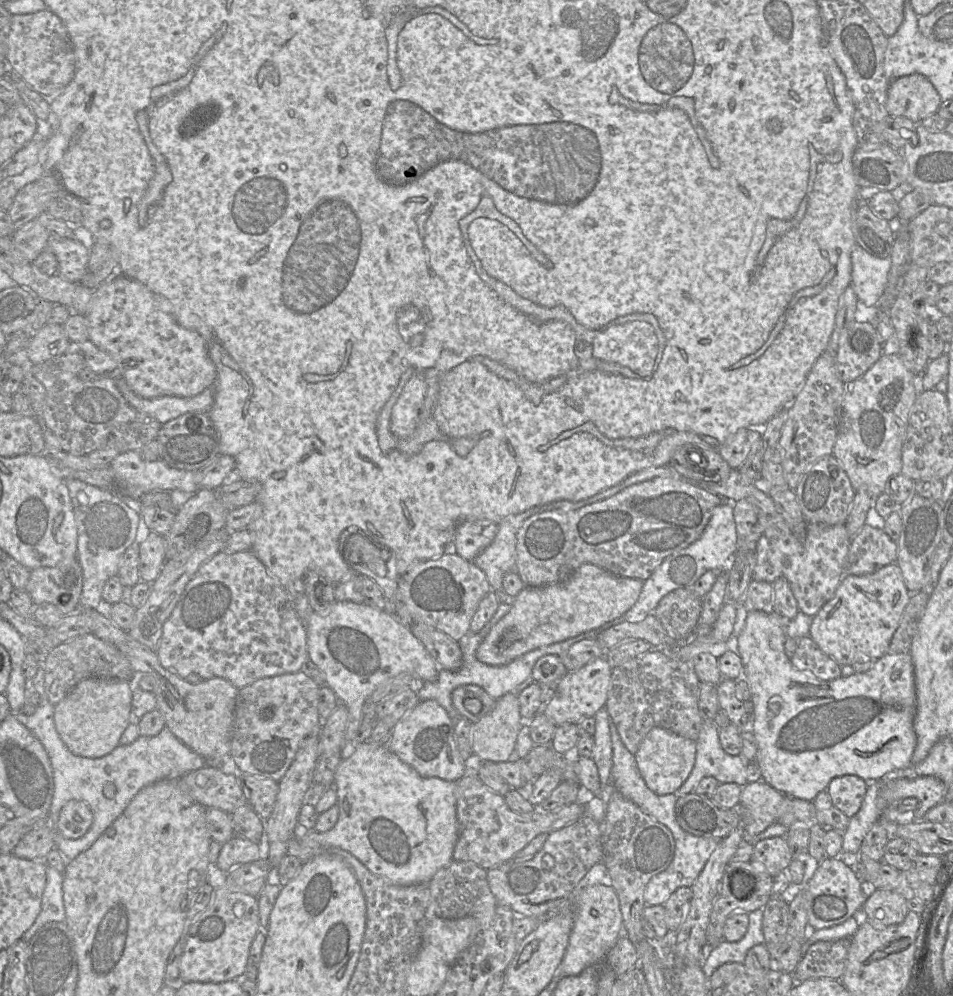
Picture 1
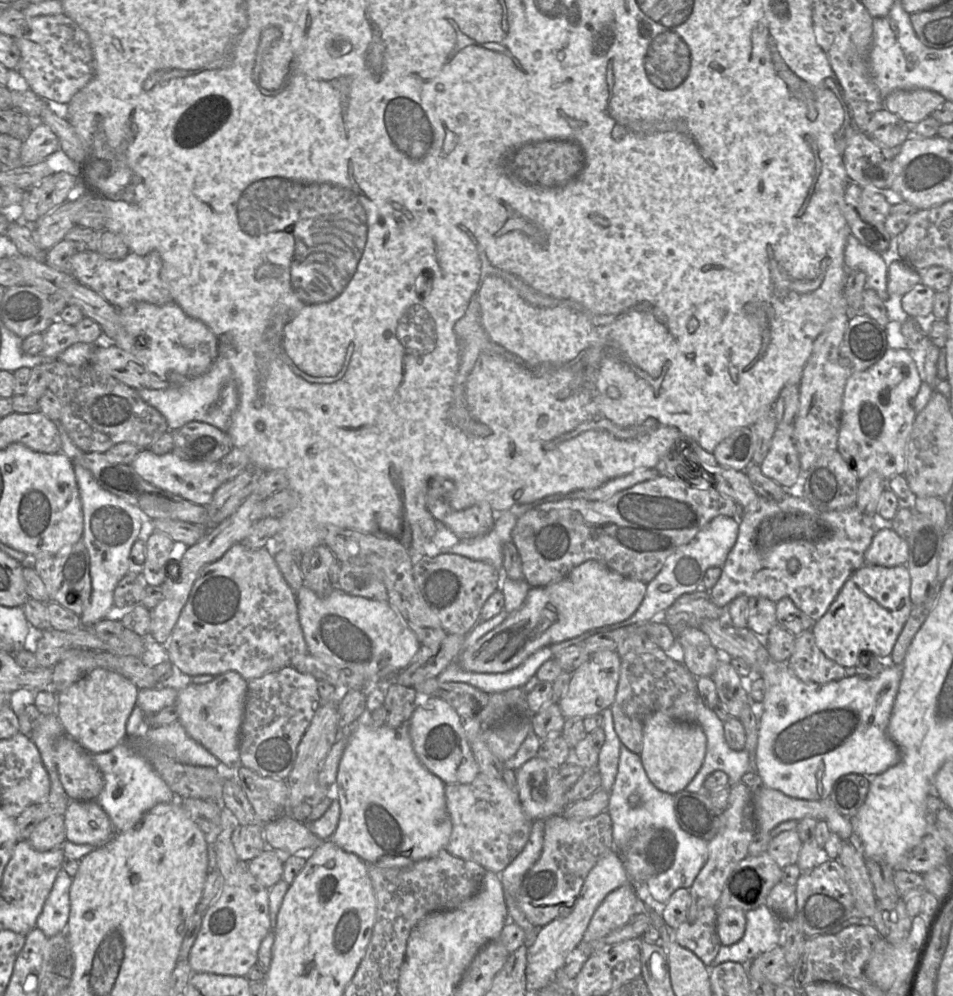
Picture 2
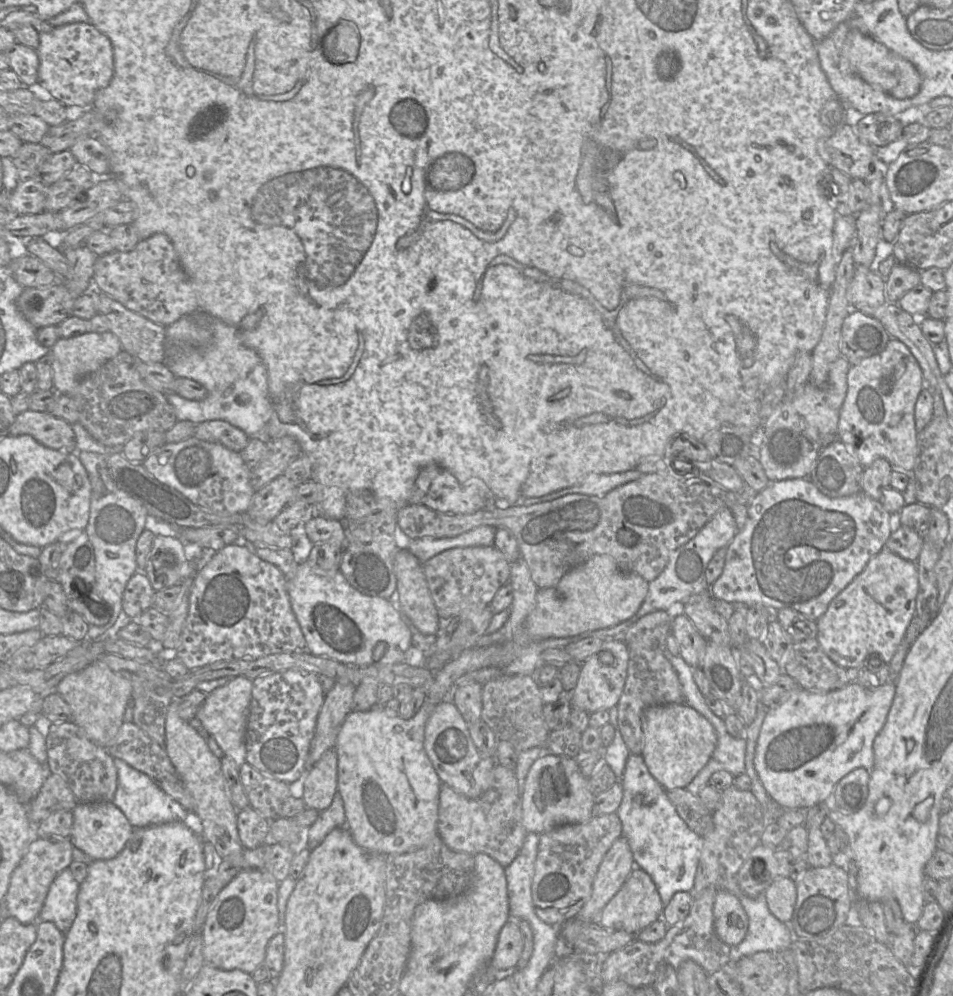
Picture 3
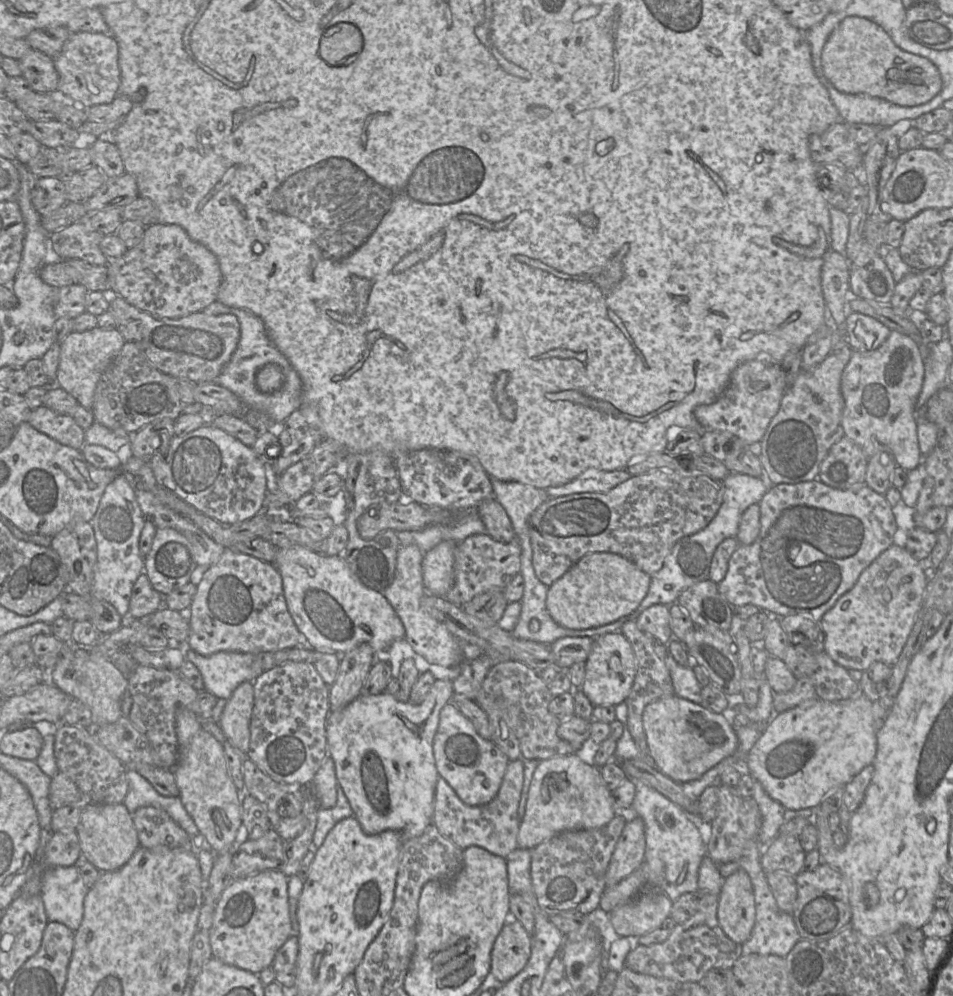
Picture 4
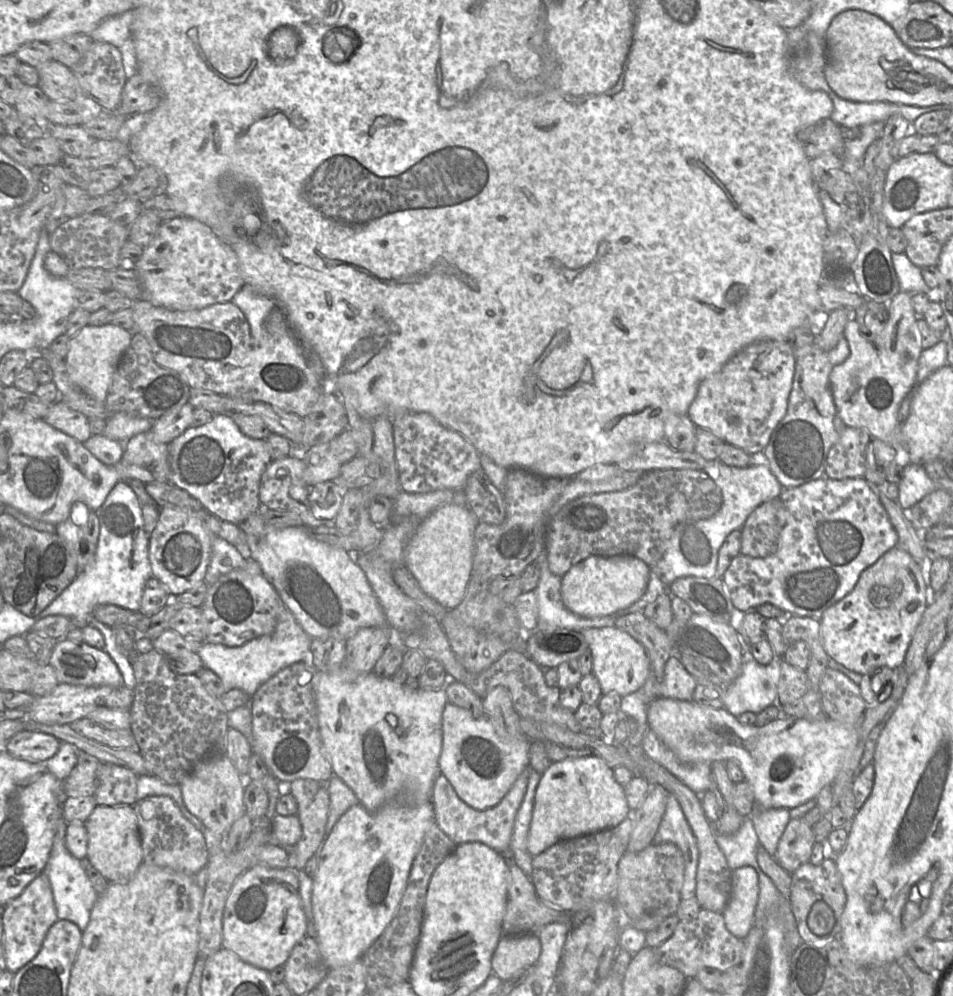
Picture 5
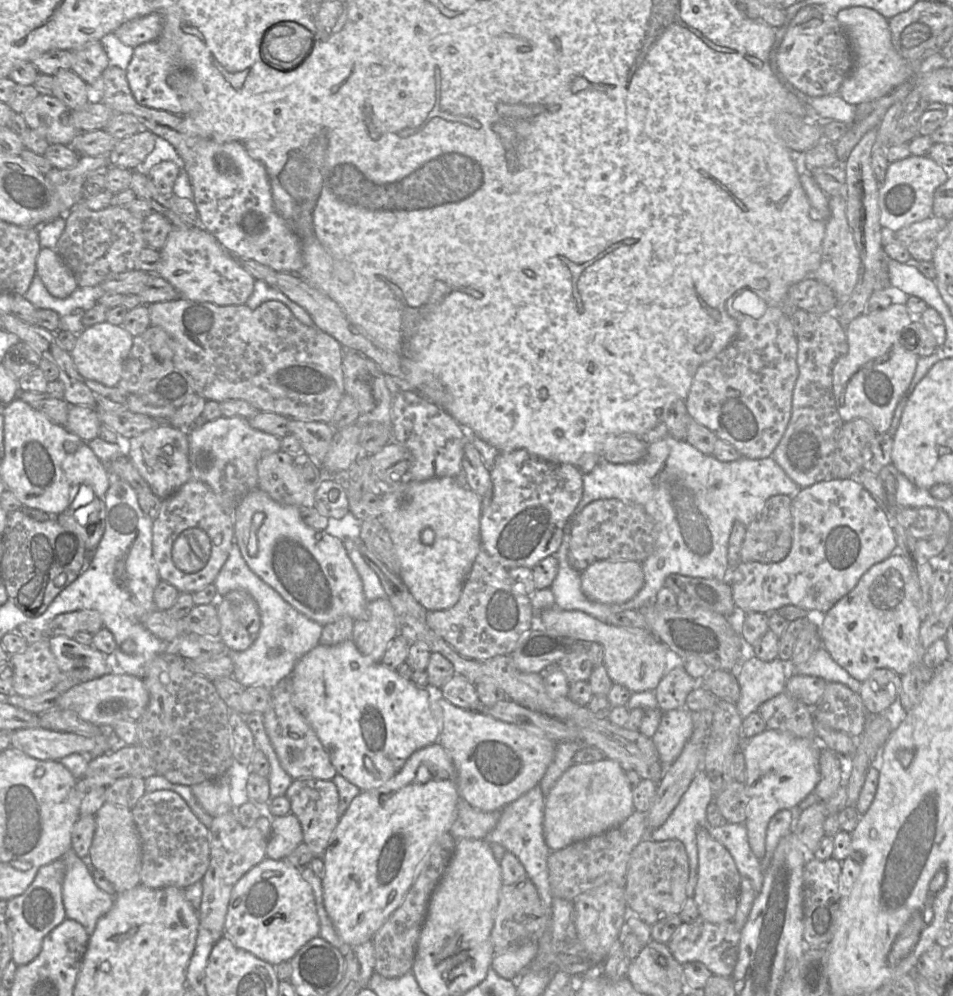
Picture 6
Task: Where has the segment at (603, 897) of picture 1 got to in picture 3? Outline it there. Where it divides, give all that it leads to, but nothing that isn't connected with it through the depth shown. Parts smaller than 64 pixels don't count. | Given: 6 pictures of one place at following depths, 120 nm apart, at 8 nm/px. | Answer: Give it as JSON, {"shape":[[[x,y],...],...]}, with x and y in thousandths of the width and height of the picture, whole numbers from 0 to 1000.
{"shape":[[[665,870],[652,893],[631,914],[629,928],[634,932],[644,932],[669,938],[688,924],[696,923],[695,915],[696,908],[685,884],[675,872]]]}

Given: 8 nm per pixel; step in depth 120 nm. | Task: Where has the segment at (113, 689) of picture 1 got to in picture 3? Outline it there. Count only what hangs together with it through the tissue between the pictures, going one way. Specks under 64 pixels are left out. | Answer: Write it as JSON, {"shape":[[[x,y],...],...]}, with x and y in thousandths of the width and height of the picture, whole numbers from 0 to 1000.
{"shape":[[[100,665],[88,672],[68,679],[58,691],[76,713],[76,725],[100,747],[112,752],[119,747],[136,701],[139,686],[107,665]]]}

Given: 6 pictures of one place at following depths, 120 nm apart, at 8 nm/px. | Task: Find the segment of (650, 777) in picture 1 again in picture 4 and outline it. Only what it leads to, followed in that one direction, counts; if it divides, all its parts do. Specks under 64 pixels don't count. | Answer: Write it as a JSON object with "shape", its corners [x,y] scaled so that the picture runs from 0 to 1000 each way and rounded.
{"shape":[[[709,698],[681,706],[674,717],[680,756],[689,771],[710,786],[735,781],[759,762],[767,759],[774,748],[768,731],[768,718],[748,715],[735,707]]]}

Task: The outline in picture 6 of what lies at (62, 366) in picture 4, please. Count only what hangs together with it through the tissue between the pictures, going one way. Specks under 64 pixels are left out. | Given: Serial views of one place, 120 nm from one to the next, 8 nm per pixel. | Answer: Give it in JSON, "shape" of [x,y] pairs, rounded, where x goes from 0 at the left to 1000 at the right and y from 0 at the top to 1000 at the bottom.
{"shape":[[[107,323],[81,335],[79,348],[73,355],[85,378],[112,389],[121,389],[128,379],[130,364],[140,347],[140,341],[141,338],[127,326]]]}

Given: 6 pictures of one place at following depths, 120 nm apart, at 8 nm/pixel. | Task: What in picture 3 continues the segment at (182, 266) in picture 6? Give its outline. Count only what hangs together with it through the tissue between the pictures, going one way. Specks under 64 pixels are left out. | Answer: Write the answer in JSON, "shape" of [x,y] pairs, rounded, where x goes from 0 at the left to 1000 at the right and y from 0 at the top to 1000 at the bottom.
{"shape":[[[171,234],[147,241],[137,252],[119,252],[103,257],[99,265],[97,290],[115,297],[135,311],[172,328],[209,311],[203,287],[190,267],[180,243]]]}

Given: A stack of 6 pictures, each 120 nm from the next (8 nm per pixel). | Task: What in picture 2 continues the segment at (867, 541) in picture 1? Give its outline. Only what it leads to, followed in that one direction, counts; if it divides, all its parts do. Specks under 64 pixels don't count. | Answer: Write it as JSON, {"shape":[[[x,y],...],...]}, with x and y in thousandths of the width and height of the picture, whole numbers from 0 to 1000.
{"shape":[[[936,531],[919,533],[915,544],[907,556],[907,567],[939,569],[951,567],[954,549],[950,541]]]}

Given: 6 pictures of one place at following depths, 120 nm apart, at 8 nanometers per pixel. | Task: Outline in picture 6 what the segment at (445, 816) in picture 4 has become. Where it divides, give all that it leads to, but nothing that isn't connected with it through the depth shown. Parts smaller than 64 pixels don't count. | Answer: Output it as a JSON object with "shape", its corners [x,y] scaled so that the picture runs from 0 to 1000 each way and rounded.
{"shape":[[[482,804],[478,821],[471,836],[478,842],[509,842],[519,831],[525,814],[507,815],[497,812],[489,804]]]}

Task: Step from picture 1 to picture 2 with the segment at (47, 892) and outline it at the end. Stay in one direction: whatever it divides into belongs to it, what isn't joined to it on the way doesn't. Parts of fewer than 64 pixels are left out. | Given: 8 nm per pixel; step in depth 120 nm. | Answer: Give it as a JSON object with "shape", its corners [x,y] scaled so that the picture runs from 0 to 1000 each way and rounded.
{"shape":[[[67,872],[61,876],[44,915],[39,922],[37,931],[42,933],[49,942],[65,937],[70,932],[76,883]]]}

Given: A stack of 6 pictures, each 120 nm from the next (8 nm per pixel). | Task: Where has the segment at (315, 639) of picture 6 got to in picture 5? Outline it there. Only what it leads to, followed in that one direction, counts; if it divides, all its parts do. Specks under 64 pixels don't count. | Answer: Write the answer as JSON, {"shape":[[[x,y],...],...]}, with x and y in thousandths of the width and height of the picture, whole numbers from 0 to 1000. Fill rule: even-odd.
{"shape":[[[226,539],[222,543],[222,556],[214,584],[225,586],[233,577],[246,571],[254,571],[261,560],[257,560],[247,548],[239,543]],[[300,612],[285,637],[268,641],[253,649],[237,649],[213,645],[206,655],[215,671],[226,675],[238,694],[249,691],[265,699],[271,691],[294,673],[315,664],[324,663],[326,640],[317,632],[307,616]]]}

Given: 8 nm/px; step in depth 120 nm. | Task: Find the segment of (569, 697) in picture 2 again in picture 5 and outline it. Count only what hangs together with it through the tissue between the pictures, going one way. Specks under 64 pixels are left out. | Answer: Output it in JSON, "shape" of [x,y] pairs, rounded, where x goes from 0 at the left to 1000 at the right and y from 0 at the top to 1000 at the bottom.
{"shape":[[[645,629],[614,631],[609,634],[621,657],[621,677],[626,681],[633,698],[640,695],[655,700],[668,695],[678,685],[682,665],[676,650],[658,635]]]}

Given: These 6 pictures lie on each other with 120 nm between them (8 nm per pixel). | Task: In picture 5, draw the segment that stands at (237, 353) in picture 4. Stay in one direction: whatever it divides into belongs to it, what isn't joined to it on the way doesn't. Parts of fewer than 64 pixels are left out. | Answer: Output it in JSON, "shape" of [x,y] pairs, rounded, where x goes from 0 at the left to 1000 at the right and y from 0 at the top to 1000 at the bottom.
{"shape":[[[256,286],[243,299],[242,304],[248,306],[257,316],[263,337],[268,342],[276,339],[278,321],[284,312],[291,308],[291,301],[269,294],[263,287]]]}

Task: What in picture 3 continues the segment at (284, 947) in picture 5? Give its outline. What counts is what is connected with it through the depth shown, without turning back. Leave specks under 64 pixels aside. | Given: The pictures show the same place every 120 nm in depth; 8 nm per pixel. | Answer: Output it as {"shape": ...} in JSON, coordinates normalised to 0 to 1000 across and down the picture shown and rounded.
{"shape":[[[256,873],[232,894],[212,934],[215,968],[264,978],[277,967],[280,949],[293,937],[292,890],[279,873]]]}

